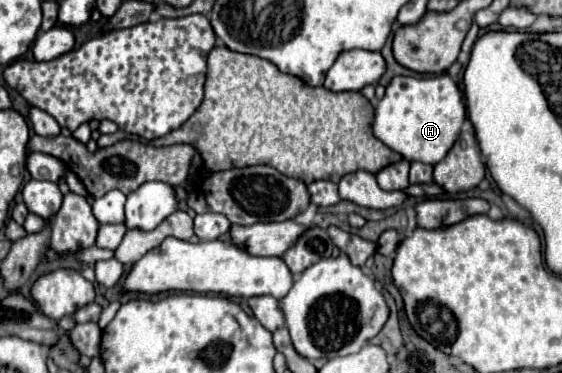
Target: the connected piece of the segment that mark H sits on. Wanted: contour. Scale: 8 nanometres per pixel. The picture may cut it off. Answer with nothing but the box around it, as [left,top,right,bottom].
[374,73,466,165]

